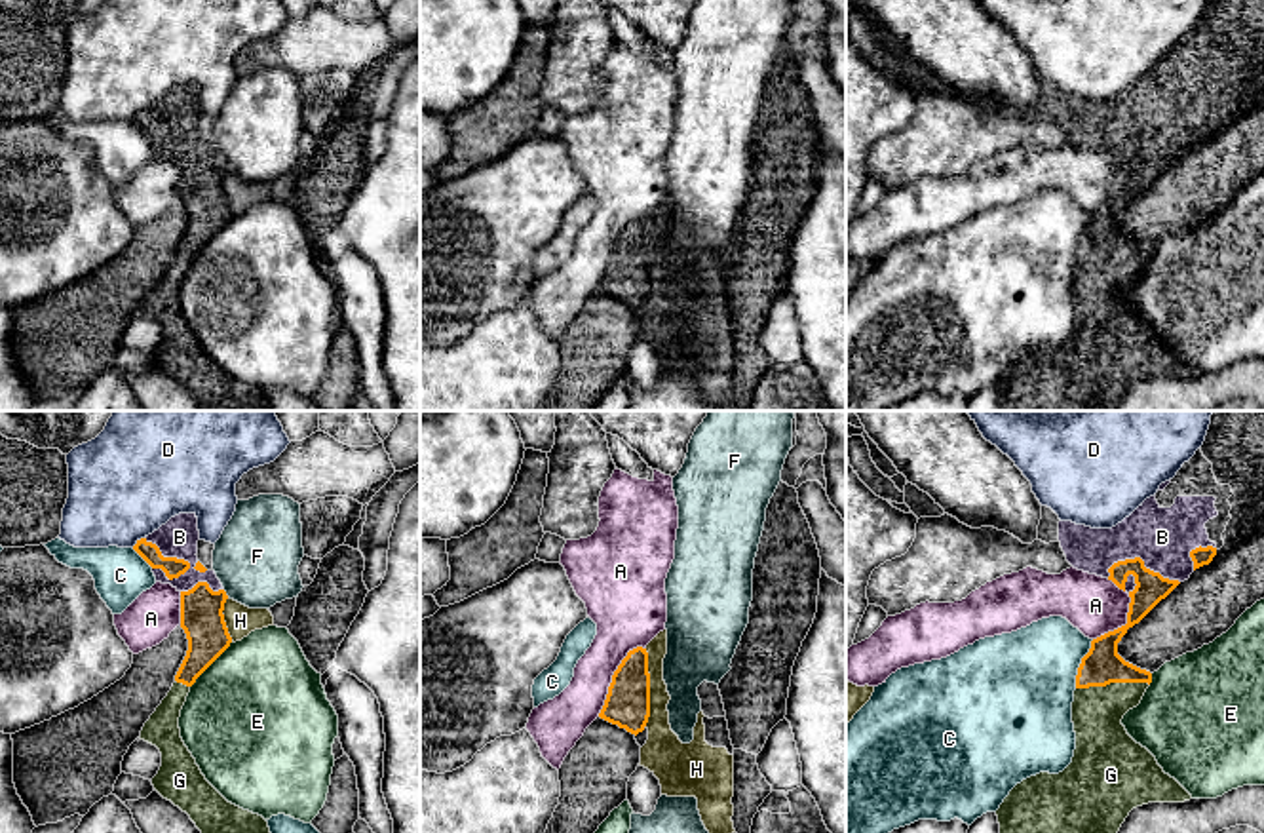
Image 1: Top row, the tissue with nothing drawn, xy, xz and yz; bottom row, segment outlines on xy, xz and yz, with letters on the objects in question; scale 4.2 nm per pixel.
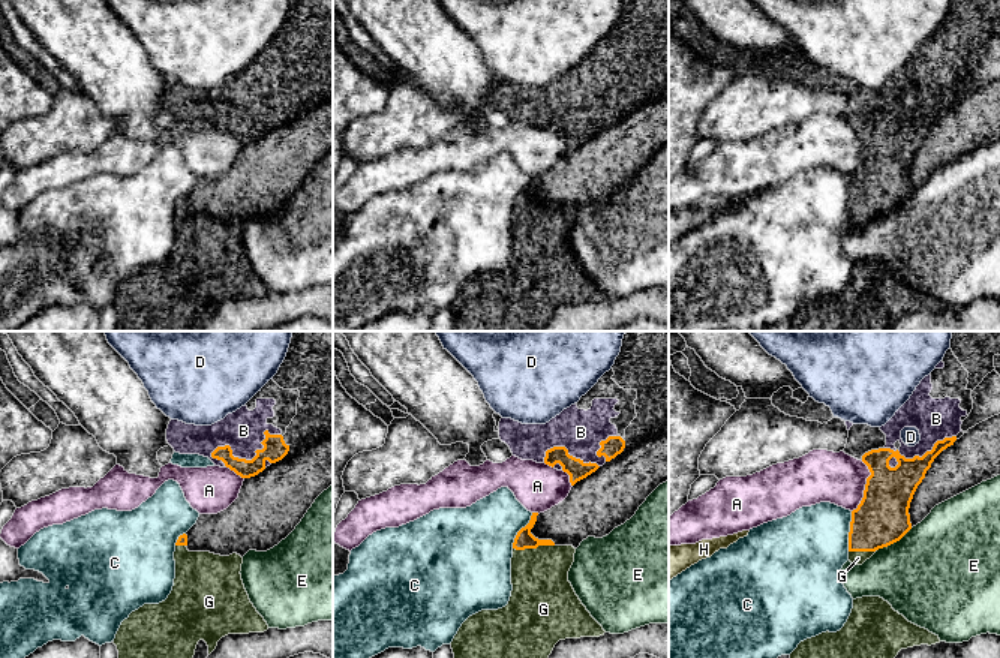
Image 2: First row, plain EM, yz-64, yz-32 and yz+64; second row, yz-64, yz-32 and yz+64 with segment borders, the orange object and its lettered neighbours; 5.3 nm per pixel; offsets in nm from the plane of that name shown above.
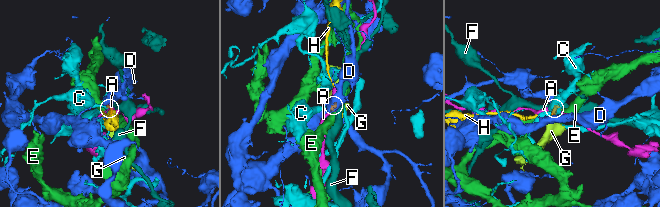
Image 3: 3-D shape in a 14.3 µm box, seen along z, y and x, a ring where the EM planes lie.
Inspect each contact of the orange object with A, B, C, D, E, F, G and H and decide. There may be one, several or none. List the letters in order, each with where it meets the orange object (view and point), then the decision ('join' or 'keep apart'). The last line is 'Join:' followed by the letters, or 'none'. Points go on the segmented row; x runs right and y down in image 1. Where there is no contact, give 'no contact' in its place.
A: contact xz (612, 676); keep apart
B: contact xy (175, 558); join
C: contact yz (1080, 664); keep apart
D: contact xy (137, 541); keep apart
E: contact xy (211, 662); keep apart
F: contact xy (225, 594); keep apart
G: contact yz (1112, 681); join
H: contact xz (649, 687); keep apart
Join: B, G

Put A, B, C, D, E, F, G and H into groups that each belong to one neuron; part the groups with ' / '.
A / B G / C / D / E / F / H

